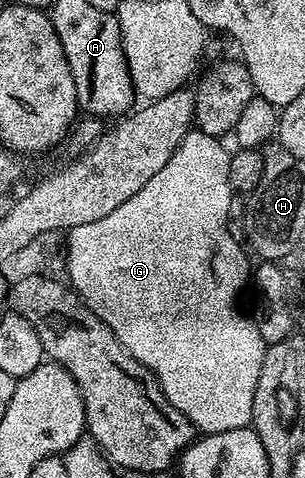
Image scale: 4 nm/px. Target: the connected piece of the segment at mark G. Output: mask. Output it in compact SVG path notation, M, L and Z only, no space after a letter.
M193 129L166 160L166 168L146 180L146 188L134 192L110 216L102 216L94 224L78 224L66 234L71 289L156 377L166 400L205 435L242 429L251 423L254 388L266 349L259 325L236 307L240 289L250 281L250 258L228 227L234 191L228 179L230 150L224 144Z

